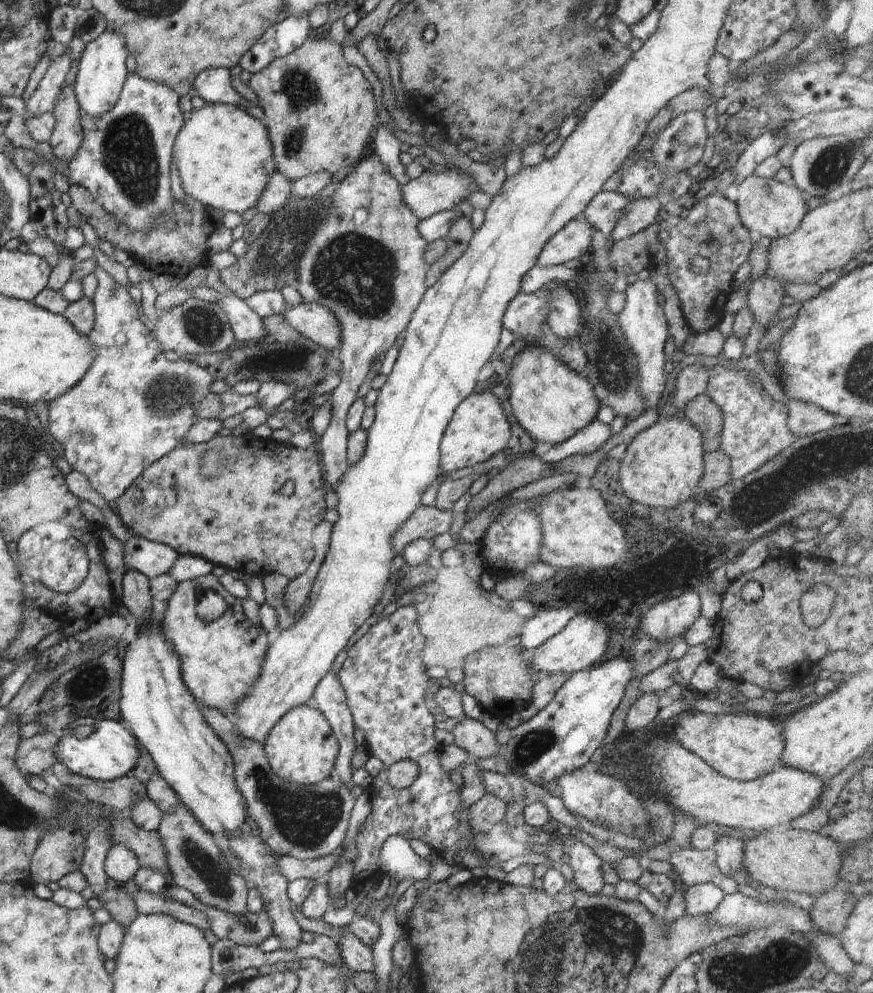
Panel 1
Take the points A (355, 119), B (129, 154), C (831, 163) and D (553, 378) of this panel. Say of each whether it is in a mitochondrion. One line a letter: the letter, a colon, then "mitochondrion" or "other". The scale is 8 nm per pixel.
A: other
B: mitochondrion
C: mitochondrion
D: other

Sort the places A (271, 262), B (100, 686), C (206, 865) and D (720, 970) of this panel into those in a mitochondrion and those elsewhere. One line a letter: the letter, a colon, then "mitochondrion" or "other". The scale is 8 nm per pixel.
A: mitochondrion
B: mitochondrion
C: mitochondrion
D: mitochondrion

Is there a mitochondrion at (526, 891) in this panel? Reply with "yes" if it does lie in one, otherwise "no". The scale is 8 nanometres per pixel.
no

